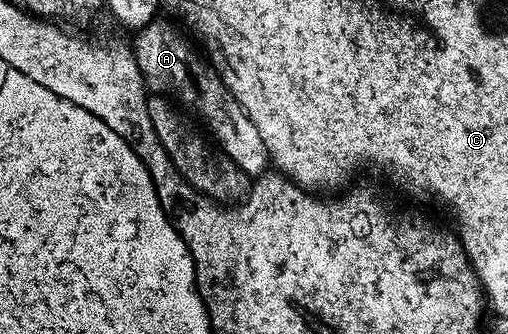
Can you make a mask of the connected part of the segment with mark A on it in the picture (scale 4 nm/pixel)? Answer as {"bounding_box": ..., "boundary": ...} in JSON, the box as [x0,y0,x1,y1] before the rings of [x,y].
{"bounding_box":[133,20,269,176],"boundary":[[[156,20],[143,26],[135,35],[133,49],[143,81],[160,95],[174,96],[180,103],[188,102],[211,129],[210,137],[216,138],[218,149],[229,155],[250,176],[258,176],[268,169],[269,159],[265,140],[257,133],[253,120],[229,92],[222,77],[210,70],[208,59],[191,47],[191,42],[171,22]]]}

